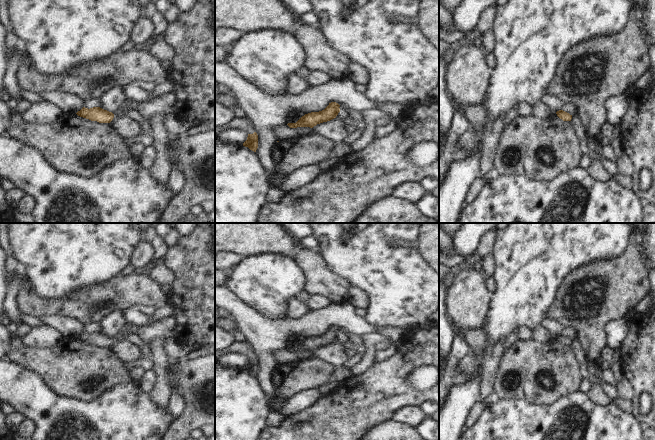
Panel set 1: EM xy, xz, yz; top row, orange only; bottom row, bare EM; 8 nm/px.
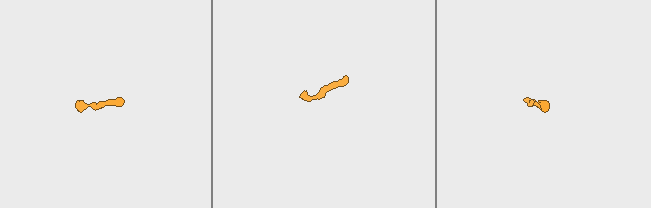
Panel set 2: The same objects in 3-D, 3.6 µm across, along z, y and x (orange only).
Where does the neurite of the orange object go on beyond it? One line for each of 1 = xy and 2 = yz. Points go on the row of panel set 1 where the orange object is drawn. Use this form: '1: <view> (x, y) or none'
1: none
2: none

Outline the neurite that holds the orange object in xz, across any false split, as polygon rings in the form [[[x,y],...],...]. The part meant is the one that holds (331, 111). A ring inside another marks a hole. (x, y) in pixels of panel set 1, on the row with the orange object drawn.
[[[331,102],[322,111],[311,112],[302,116],[296,123],[288,123],[290,128],[297,127],[310,127],[313,128],[317,124],[330,121],[338,115],[340,112],[340,105],[336,102]]]

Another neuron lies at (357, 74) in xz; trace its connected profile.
[[[350,62],[347,66],[347,73],[348,73],[348,78],[354,84],[366,85],[368,81],[368,73],[363,66],[357,64],[356,62]]]

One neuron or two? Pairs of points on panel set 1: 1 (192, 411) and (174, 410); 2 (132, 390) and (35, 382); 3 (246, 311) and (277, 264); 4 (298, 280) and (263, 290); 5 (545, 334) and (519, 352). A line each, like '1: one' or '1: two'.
1: two
2: one
3: two
4: one
5: two

